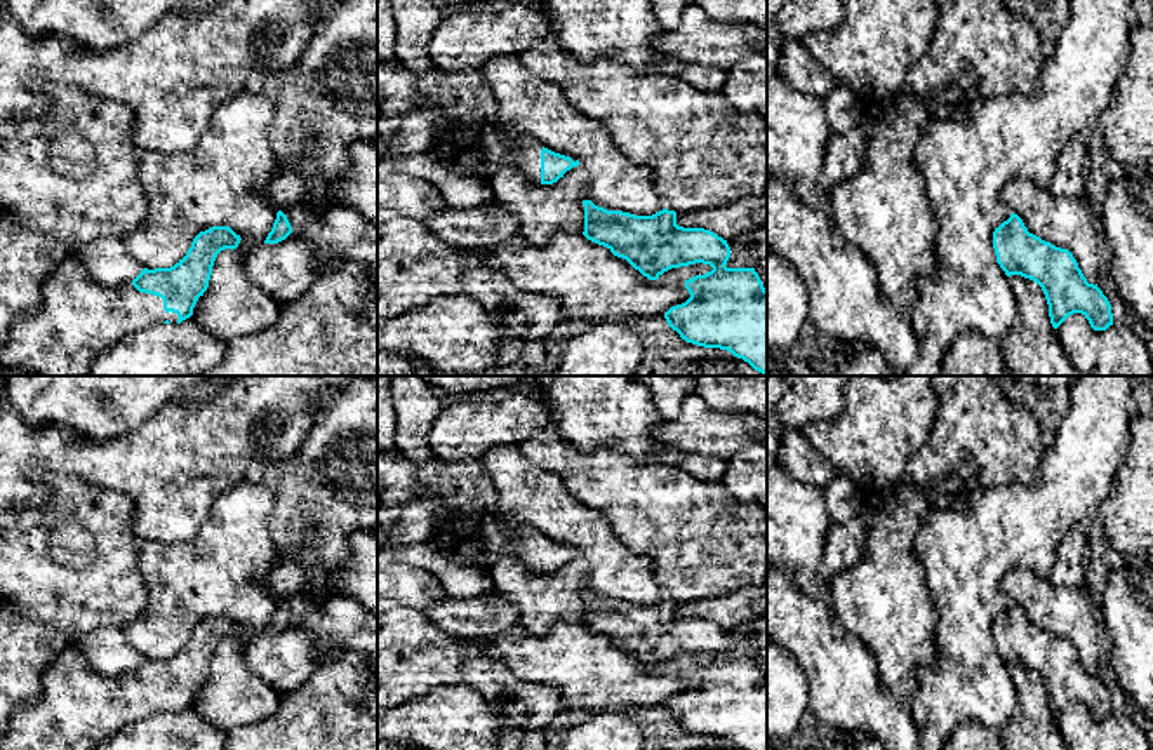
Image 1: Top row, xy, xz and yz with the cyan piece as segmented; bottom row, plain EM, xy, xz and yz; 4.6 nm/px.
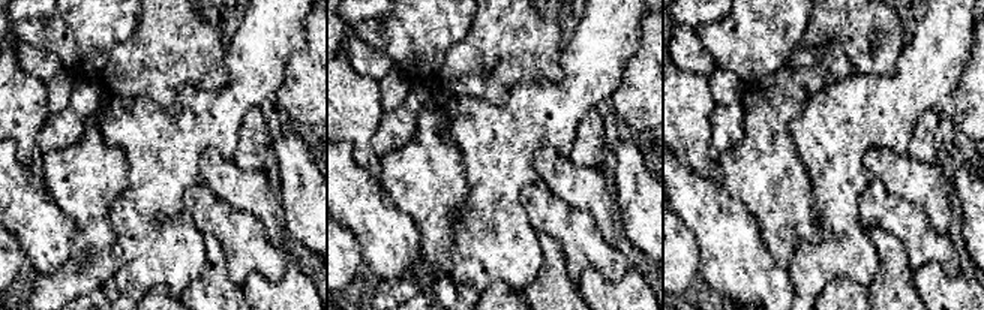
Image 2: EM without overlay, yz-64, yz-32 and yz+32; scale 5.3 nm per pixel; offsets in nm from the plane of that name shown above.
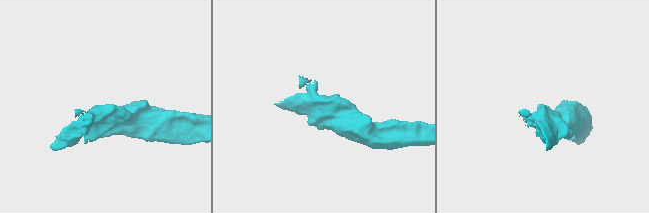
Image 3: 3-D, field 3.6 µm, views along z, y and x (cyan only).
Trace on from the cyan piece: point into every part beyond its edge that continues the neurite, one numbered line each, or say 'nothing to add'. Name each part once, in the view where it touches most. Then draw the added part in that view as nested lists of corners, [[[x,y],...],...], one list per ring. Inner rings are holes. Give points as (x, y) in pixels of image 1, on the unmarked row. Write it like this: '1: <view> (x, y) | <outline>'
1: xy (79, 709) | [[[68,647],[43,672],[42,696],[9,717],[0,750],[96,750],[127,726],[165,710],[177,713],[177,708],[163,700],[162,687],[139,682],[132,670],[117,677],[97,673],[75,647]]]

